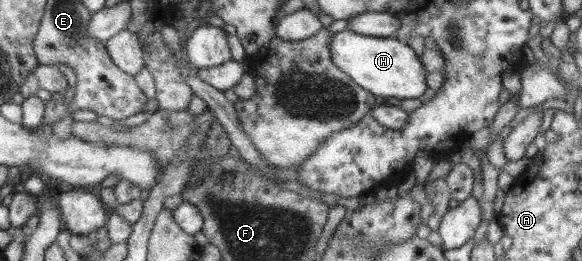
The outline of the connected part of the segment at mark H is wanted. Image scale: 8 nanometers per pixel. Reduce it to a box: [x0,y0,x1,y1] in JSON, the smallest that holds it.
[327,29,427,101]

